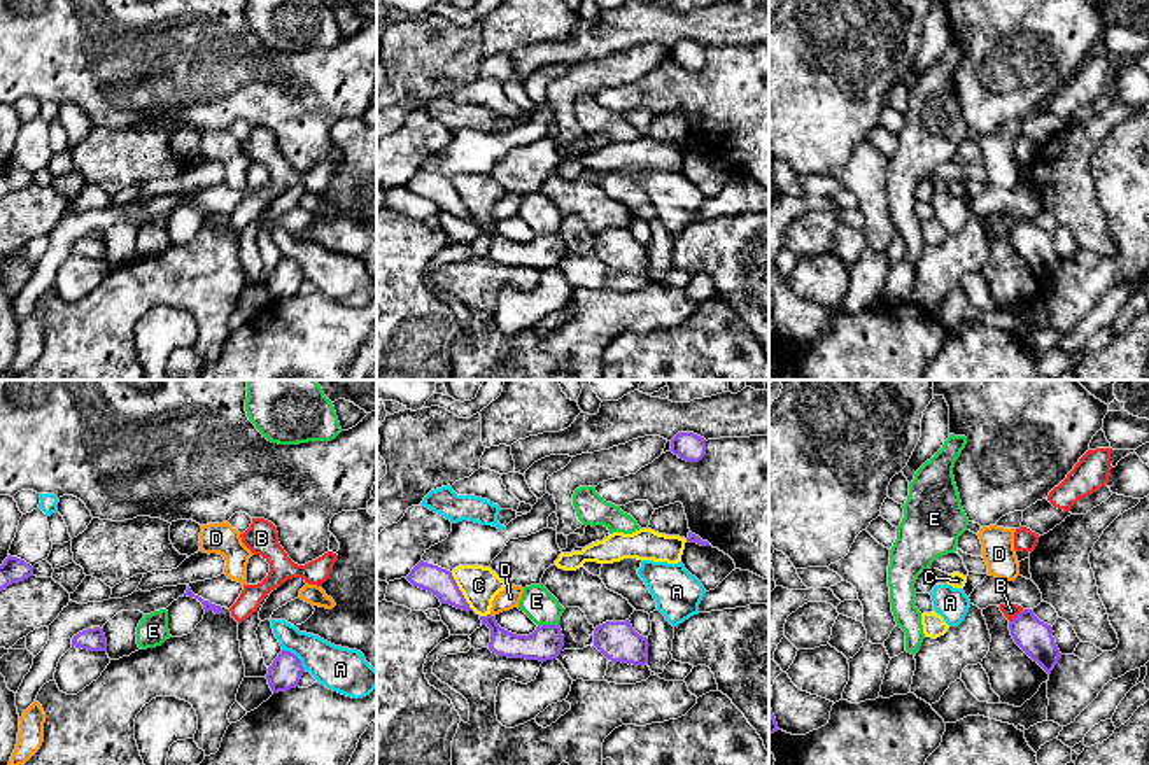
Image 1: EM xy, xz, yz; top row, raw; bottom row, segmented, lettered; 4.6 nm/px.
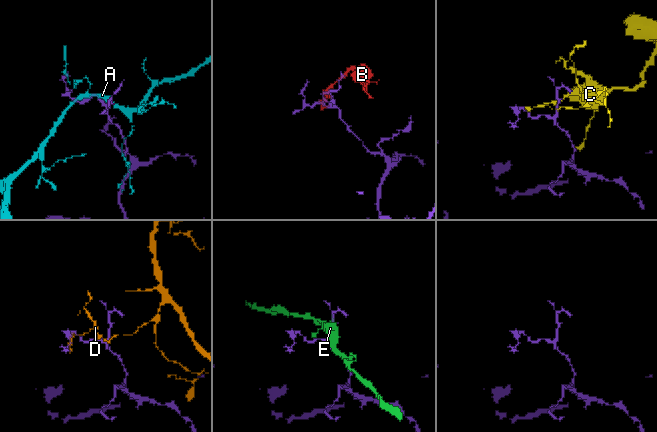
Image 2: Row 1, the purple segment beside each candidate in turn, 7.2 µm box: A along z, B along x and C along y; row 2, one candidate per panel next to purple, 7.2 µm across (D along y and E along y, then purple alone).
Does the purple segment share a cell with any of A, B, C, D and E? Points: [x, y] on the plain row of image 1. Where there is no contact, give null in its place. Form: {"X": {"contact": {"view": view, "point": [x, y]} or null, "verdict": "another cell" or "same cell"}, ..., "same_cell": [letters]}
{"A": {"contact": {"view": "xy", "point": [296, 265]}, "verdict": "another cell"}, "B": {"contact": {"view": "yz", "point": [1018, 223]}, "verdict": "another cell"}, "C": {"contact": {"view": "xz", "point": [461, 200]}, "verdict": "another cell"}, "D": {"contact": {"view": "xz", "point": [491, 223]}, "verdict": "another cell"}, "E": {"contact": {"view": "xz", "point": [547, 233]}, "verdict": "another cell"}, "same_cell": []}

